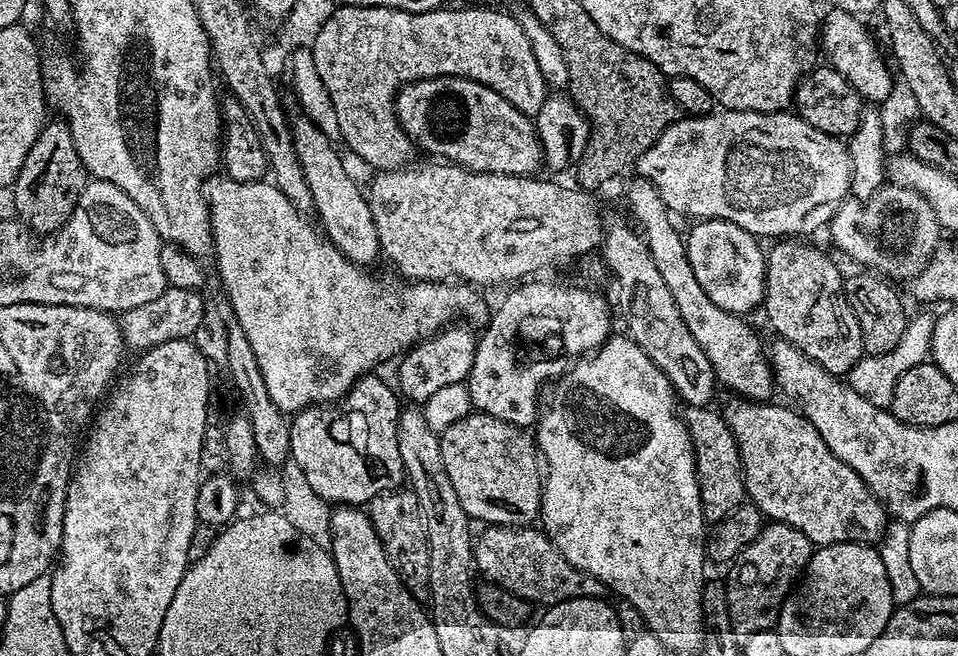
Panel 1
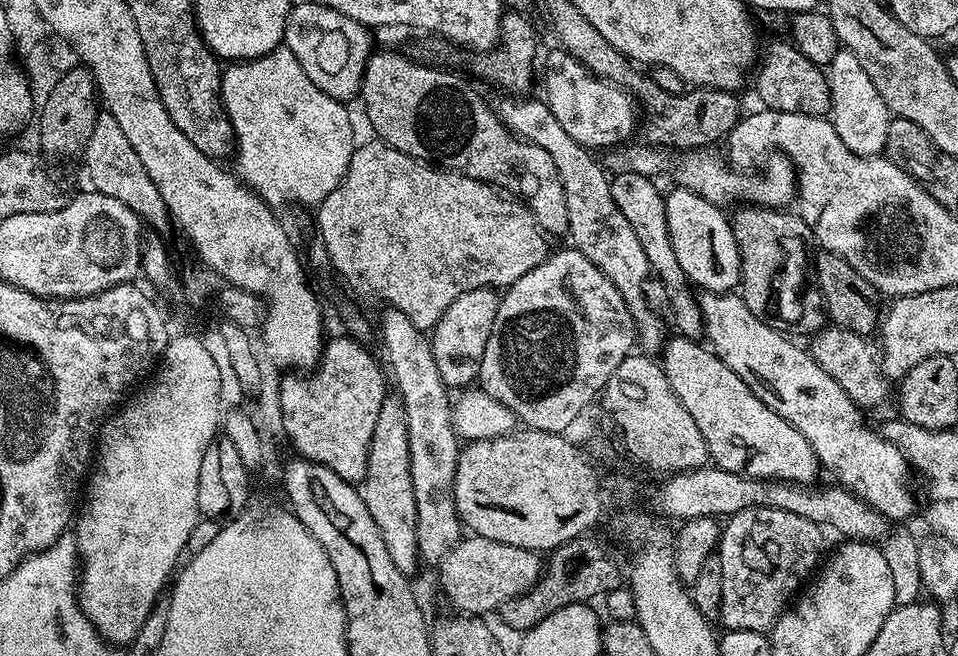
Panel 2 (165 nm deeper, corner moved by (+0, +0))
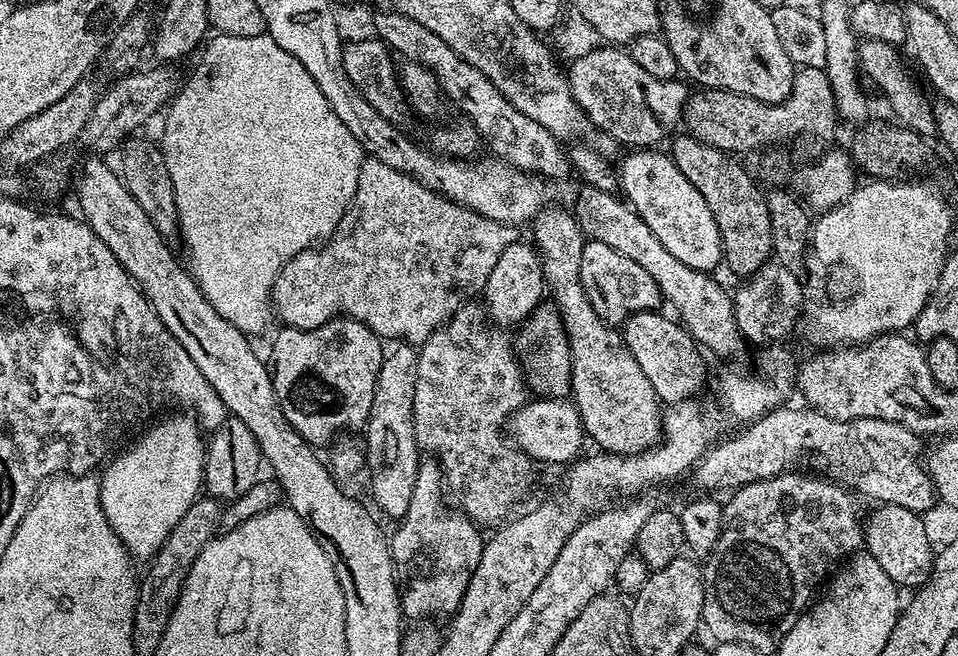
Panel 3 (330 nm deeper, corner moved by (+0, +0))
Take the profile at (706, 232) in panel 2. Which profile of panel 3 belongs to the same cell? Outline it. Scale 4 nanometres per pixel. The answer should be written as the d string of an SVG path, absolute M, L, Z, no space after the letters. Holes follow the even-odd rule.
M652 148L632 150L627 153L629 156L624 161L623 159L619 161L621 164L620 168L618 164L618 175L623 199L640 215L642 222L646 222L650 230L654 230L658 242L662 242L662 246L666 246L666 250L670 250L670 254L674 254L678 262L686 262L686 266L699 272L715 273L715 268L721 267L724 259L718 222L714 222L714 214L710 214L710 206L706 206L706 198L698 194L698 190L690 183L690 178L686 178L686 174L678 170L678 166L667 151L660 151L664 150Z

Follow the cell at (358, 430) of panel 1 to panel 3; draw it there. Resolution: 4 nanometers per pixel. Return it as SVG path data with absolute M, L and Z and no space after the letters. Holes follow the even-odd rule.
M338 316L317 328L284 326L279 330L281 332L272 340L270 375L272 389L284 419L294 426L304 441L313 446L324 444L327 440L335 441L335 436L347 428L363 429L368 423L370 406L374 402L374 386L378 386L378 370L382 370L386 351L381 337L350 316Z

